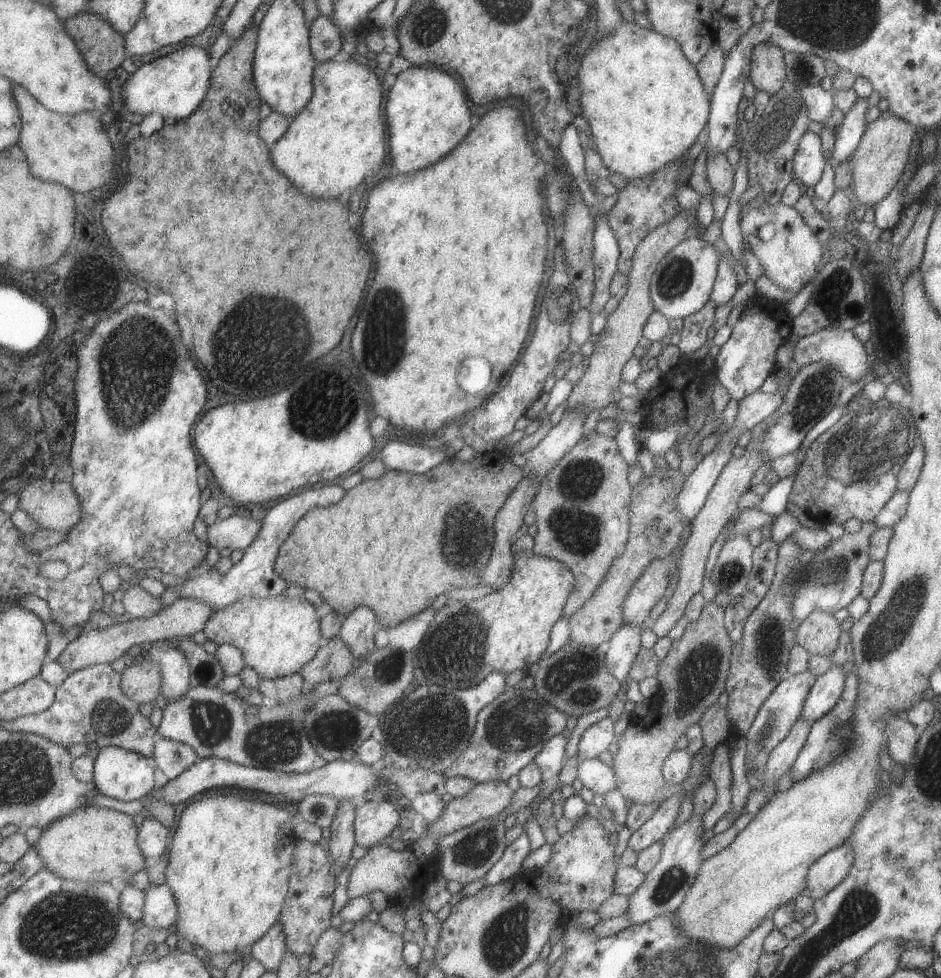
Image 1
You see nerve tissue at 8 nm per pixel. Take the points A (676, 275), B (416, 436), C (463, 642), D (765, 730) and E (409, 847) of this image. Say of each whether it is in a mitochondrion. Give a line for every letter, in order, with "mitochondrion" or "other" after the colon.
A: mitochondrion
B: other
C: mitochondrion
D: mitochondrion
E: other

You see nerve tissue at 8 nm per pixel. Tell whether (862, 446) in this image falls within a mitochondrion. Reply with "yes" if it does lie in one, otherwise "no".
yes

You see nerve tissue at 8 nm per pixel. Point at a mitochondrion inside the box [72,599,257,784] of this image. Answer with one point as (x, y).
(210, 720)

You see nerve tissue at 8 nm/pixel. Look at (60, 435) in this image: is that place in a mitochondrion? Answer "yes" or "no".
no

